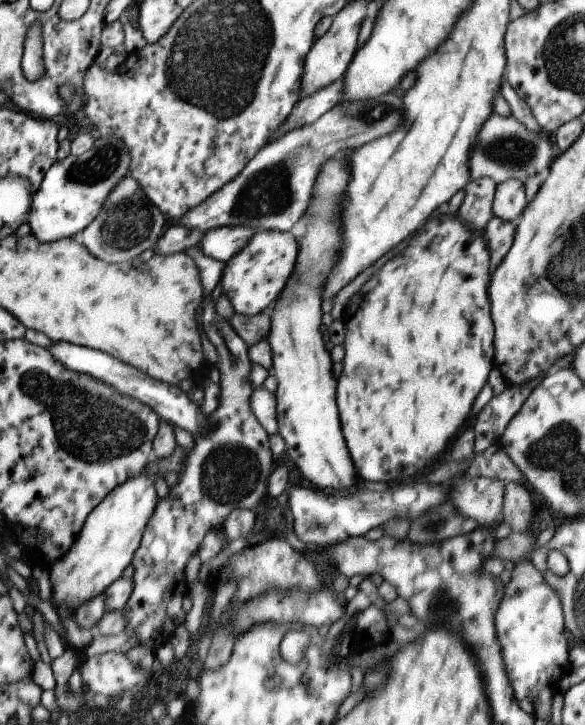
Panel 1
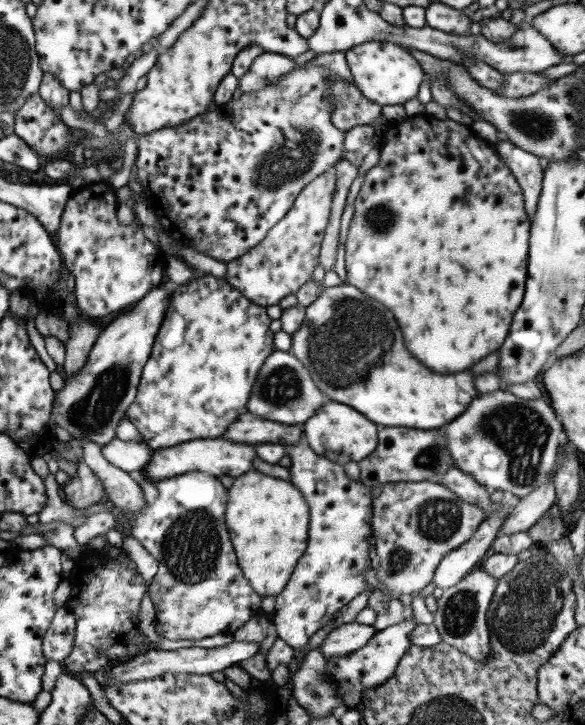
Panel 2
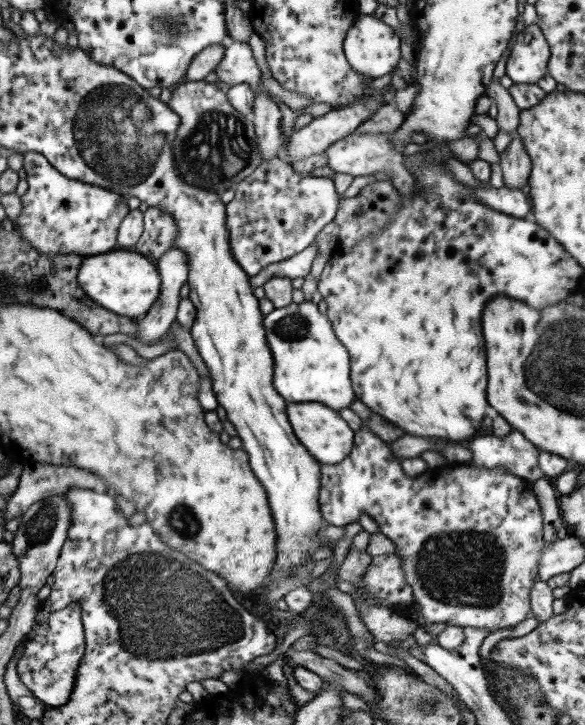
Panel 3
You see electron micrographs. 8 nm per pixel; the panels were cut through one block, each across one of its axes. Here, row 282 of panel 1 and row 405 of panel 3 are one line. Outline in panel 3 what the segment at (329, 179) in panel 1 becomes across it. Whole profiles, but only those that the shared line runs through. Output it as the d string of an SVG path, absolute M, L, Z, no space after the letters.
M301 402L301 404L287 404L285 414L287 414L287 420L293 428L293 434L305 446L307 454L315 462L319 462L319 464L339 464L341 460L351 456L355 436L353 436L351 428L345 424L345 420L341 420L333 408L327 408L323 404Z

